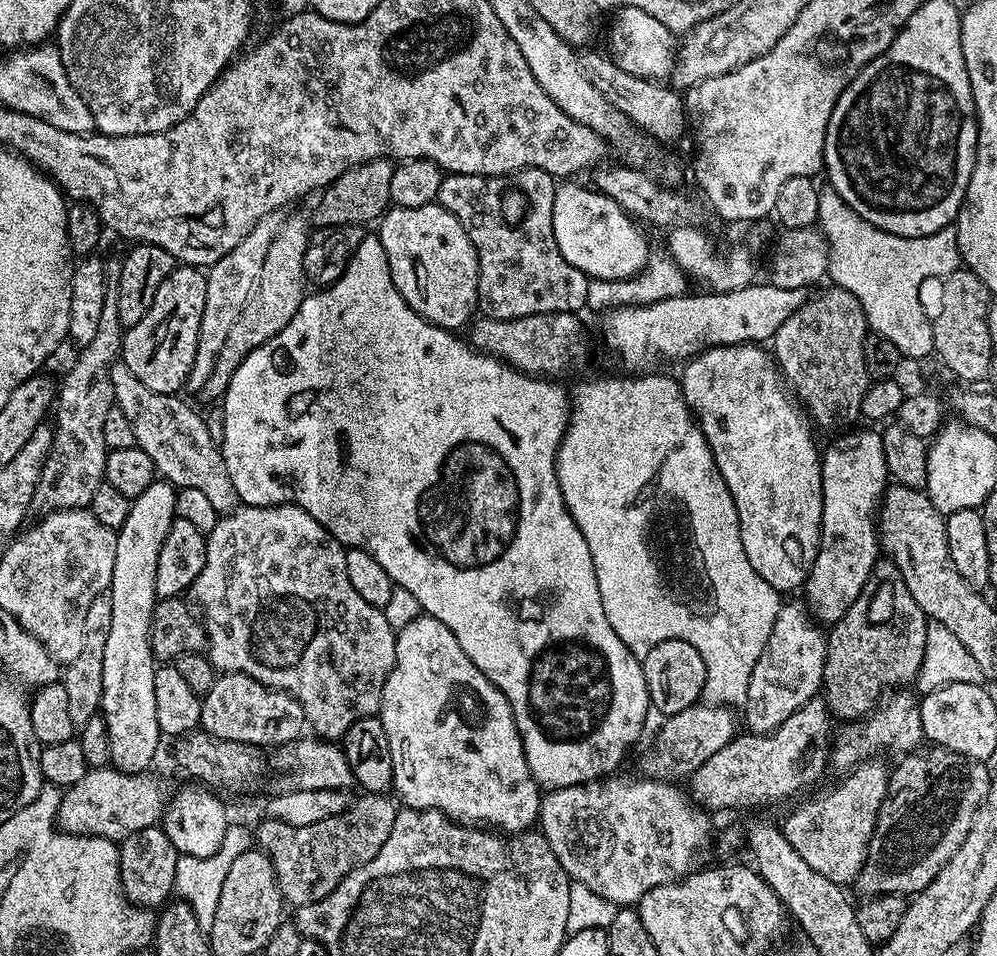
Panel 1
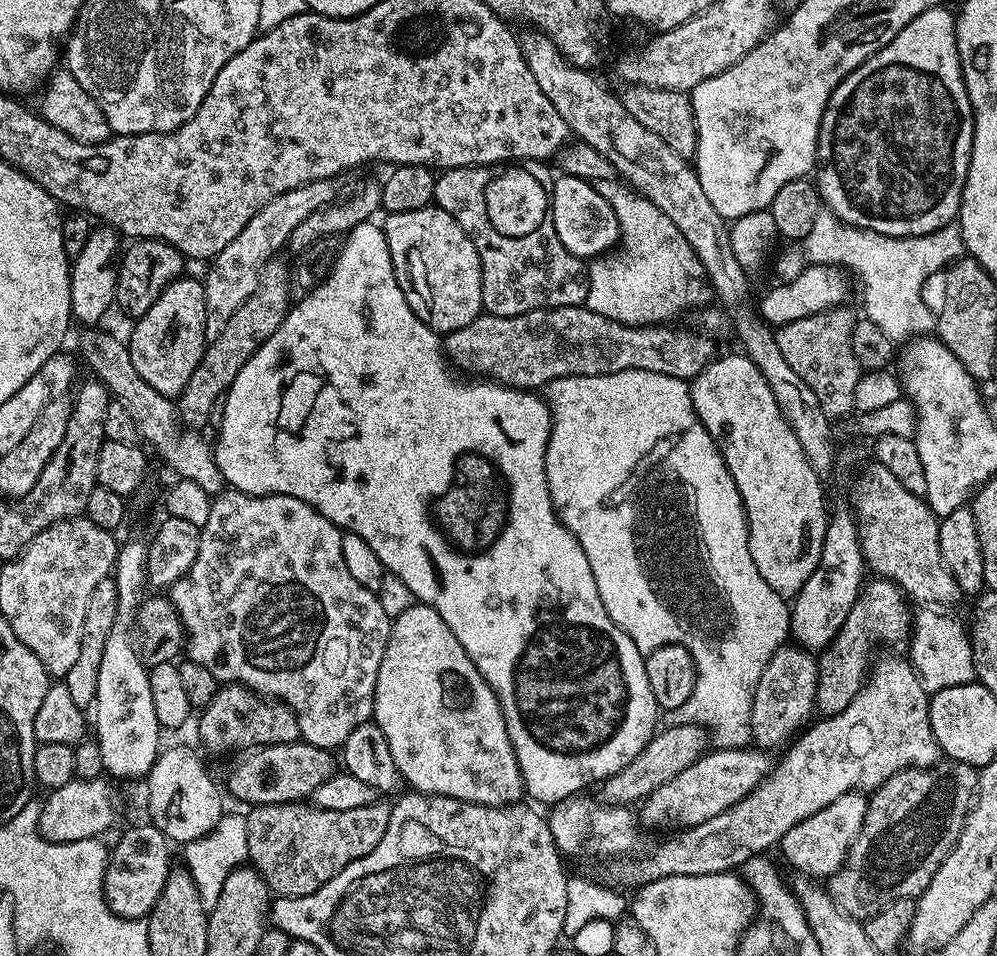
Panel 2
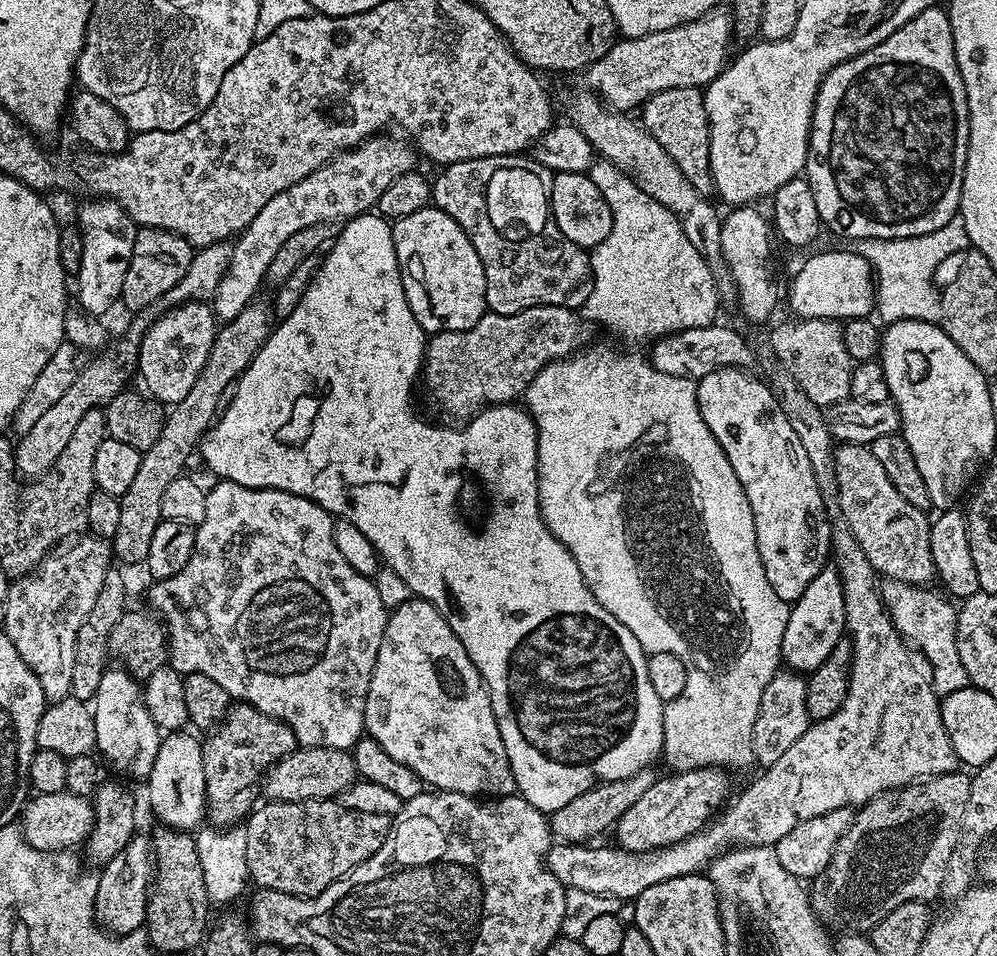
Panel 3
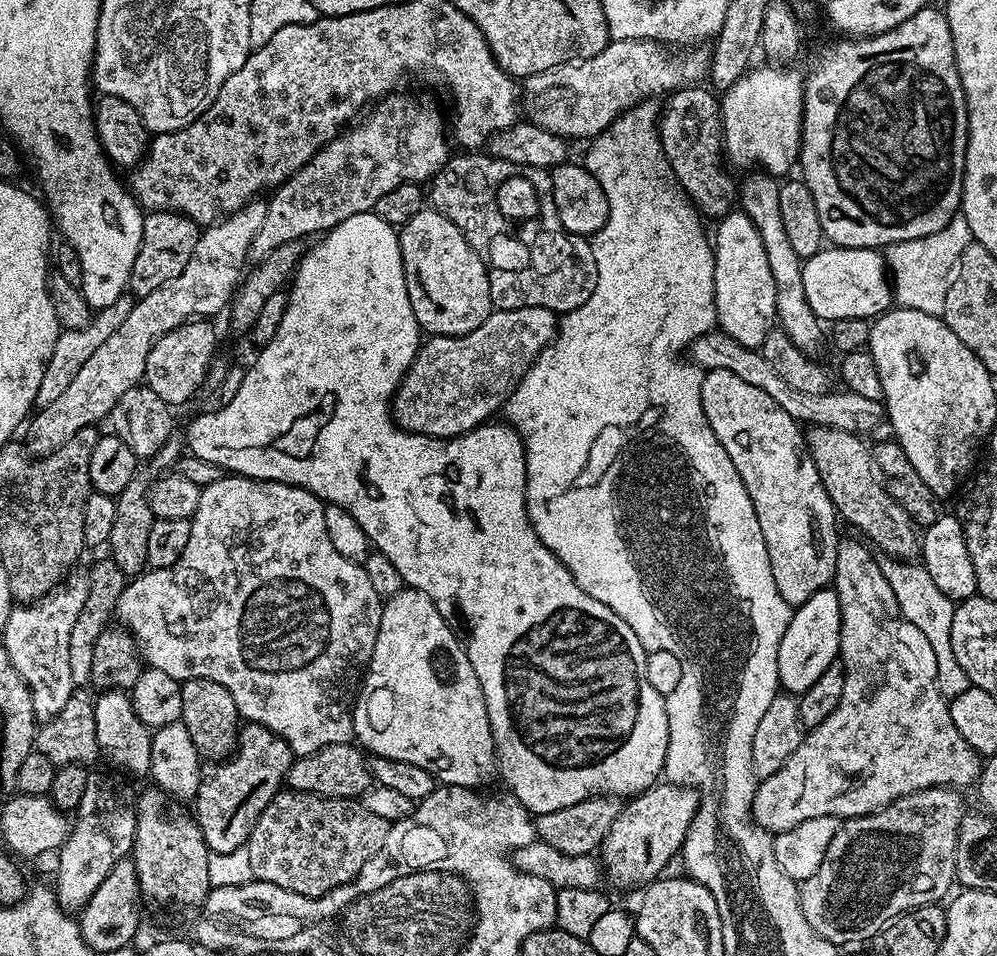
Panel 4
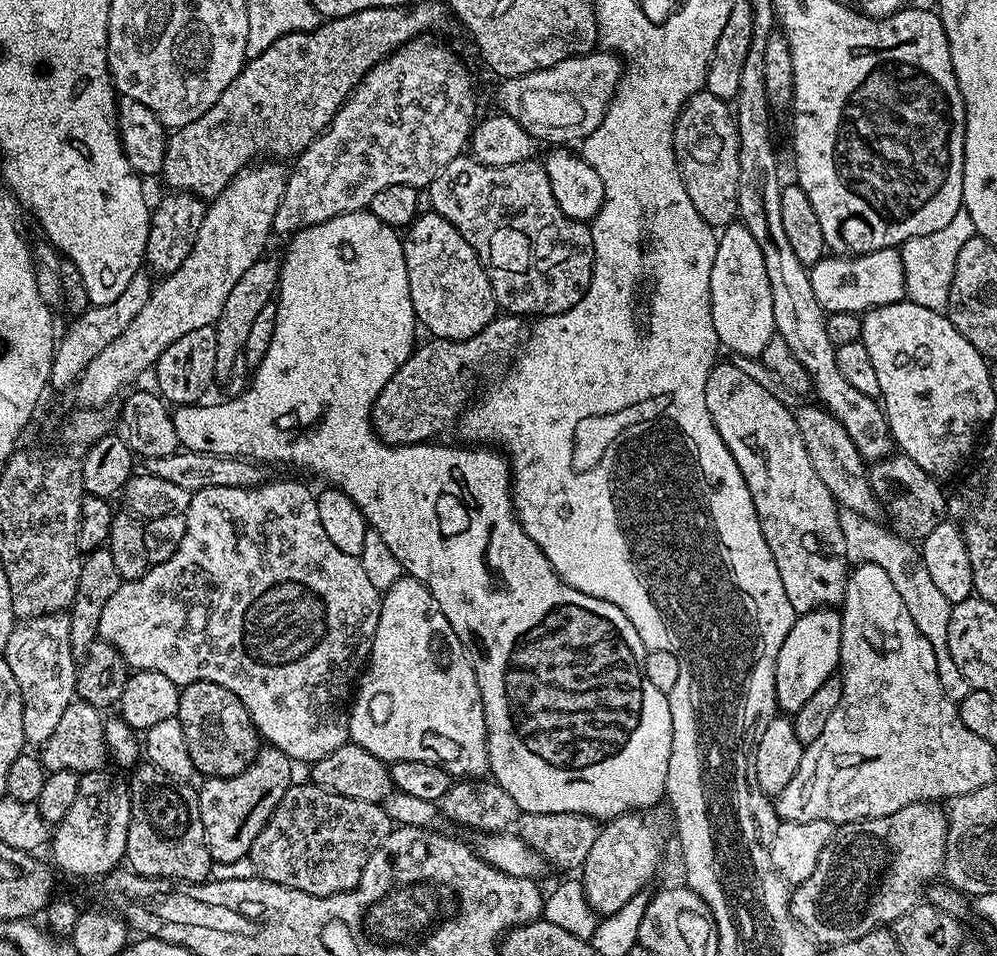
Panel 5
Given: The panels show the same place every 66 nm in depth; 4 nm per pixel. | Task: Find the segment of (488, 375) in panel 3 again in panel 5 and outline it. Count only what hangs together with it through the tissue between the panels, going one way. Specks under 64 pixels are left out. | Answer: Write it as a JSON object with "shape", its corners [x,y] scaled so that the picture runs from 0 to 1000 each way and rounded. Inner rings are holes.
{"shape":[[[502,328],[479,349],[466,356],[433,354],[430,355],[430,360],[423,361],[424,359],[422,359],[406,381],[394,391],[391,400],[387,400],[387,404],[383,404],[383,408],[375,421],[373,448],[377,455],[386,464],[424,464],[436,461],[440,457],[437,455],[444,450],[445,444],[456,445],[465,434],[466,427],[470,426],[471,419],[474,417],[473,405],[477,402],[477,392],[480,391],[481,384],[491,380],[492,377],[506,377],[514,367],[517,369],[523,363],[528,351],[528,339],[527,343],[526,339],[527,336],[521,331]]]}

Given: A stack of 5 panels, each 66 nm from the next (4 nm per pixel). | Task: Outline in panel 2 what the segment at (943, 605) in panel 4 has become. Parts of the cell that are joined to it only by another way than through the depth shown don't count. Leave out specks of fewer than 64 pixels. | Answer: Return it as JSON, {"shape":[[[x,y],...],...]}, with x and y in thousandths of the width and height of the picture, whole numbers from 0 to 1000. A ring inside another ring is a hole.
{"shape":[[[935,634],[924,635],[915,645],[915,664],[913,675],[915,674],[915,686],[913,694],[915,700],[921,705],[925,718],[931,725],[937,725],[941,722],[949,722],[949,718],[965,718],[973,715],[979,711],[979,698],[975,687],[975,672],[972,662],[955,644],[950,644],[950,639],[940,638]]]}

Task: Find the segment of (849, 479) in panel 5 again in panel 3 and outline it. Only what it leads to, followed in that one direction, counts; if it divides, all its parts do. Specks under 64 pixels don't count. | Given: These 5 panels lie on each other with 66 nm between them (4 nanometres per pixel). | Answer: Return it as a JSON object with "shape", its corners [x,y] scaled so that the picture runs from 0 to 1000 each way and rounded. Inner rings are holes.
{"shape":[[[843,464],[838,470],[837,492],[840,493],[841,527],[850,546],[853,546],[853,554],[857,563],[861,563],[861,571],[873,584],[873,592],[884,604],[891,607],[900,607],[910,611],[922,611],[931,613],[939,607],[939,593],[937,592],[937,579],[933,575],[933,547],[932,537],[921,529],[913,529],[905,517],[893,504],[893,496],[889,496],[889,487],[881,484],[877,479],[874,468],[866,464]]]}

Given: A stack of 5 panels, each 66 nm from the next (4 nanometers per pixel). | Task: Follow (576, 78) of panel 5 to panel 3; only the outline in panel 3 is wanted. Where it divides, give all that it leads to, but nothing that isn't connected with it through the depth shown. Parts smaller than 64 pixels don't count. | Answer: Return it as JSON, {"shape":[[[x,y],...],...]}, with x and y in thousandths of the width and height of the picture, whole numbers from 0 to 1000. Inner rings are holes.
{"shape":[[[715,10],[709,13],[706,17],[697,18],[691,25],[681,25],[672,31],[660,31],[659,33],[648,36],[647,38],[631,38],[629,40],[619,41],[618,45],[614,47],[614,51],[612,51],[608,58],[604,61],[600,61],[600,65],[590,68],[588,78],[590,78],[591,89],[589,88],[589,91],[593,93],[611,114],[617,115],[623,119],[630,119],[635,116],[633,113],[641,114],[653,100],[660,98],[664,94],[676,94],[677,92],[705,93],[713,84],[720,82],[720,77],[725,75],[728,68],[731,66],[732,58],[730,59],[730,49],[732,49],[733,46],[736,46],[736,30],[734,28],[733,16],[726,10]]]}

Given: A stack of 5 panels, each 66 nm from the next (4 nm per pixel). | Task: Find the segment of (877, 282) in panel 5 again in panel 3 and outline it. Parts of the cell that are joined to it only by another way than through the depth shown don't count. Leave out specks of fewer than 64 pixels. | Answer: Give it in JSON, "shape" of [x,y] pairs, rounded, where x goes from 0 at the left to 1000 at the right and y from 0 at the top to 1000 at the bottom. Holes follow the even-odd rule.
{"shape":[[[858,262],[851,264],[818,264],[815,263],[810,276],[802,280],[802,286],[788,301],[788,318],[794,321],[794,331],[804,335],[856,335],[866,331],[874,332],[879,321],[879,291],[875,287],[873,274],[862,268]]]}

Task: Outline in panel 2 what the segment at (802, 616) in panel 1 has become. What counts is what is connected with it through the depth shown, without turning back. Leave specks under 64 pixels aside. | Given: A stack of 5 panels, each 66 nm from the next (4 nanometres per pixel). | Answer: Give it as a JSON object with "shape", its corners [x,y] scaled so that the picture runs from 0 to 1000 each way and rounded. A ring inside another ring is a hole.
{"shape":[[[784,676],[774,685],[756,722],[754,774],[763,785],[785,783],[807,760],[806,752],[818,740],[819,687],[801,676],[790,677]]]}

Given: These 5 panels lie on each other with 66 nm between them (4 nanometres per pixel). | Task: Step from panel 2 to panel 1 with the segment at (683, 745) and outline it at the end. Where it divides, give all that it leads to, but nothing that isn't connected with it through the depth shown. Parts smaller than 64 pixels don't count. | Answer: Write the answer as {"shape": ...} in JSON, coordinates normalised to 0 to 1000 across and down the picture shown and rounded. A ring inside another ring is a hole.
{"shape":[[[699,734],[693,736],[688,743],[669,750],[665,754],[666,758],[663,759],[662,767],[658,770],[658,775],[654,778],[654,783],[642,795],[642,803],[646,806],[643,809],[651,816],[671,818],[681,817],[683,815],[681,812],[693,813],[694,808],[700,805],[700,801],[704,801],[704,797],[708,797],[708,793],[716,793],[716,789],[720,789],[720,785],[724,785],[724,780],[728,780],[733,774],[738,773],[740,763],[738,763],[738,753],[734,750],[734,745],[735,742],[730,738]]]}

